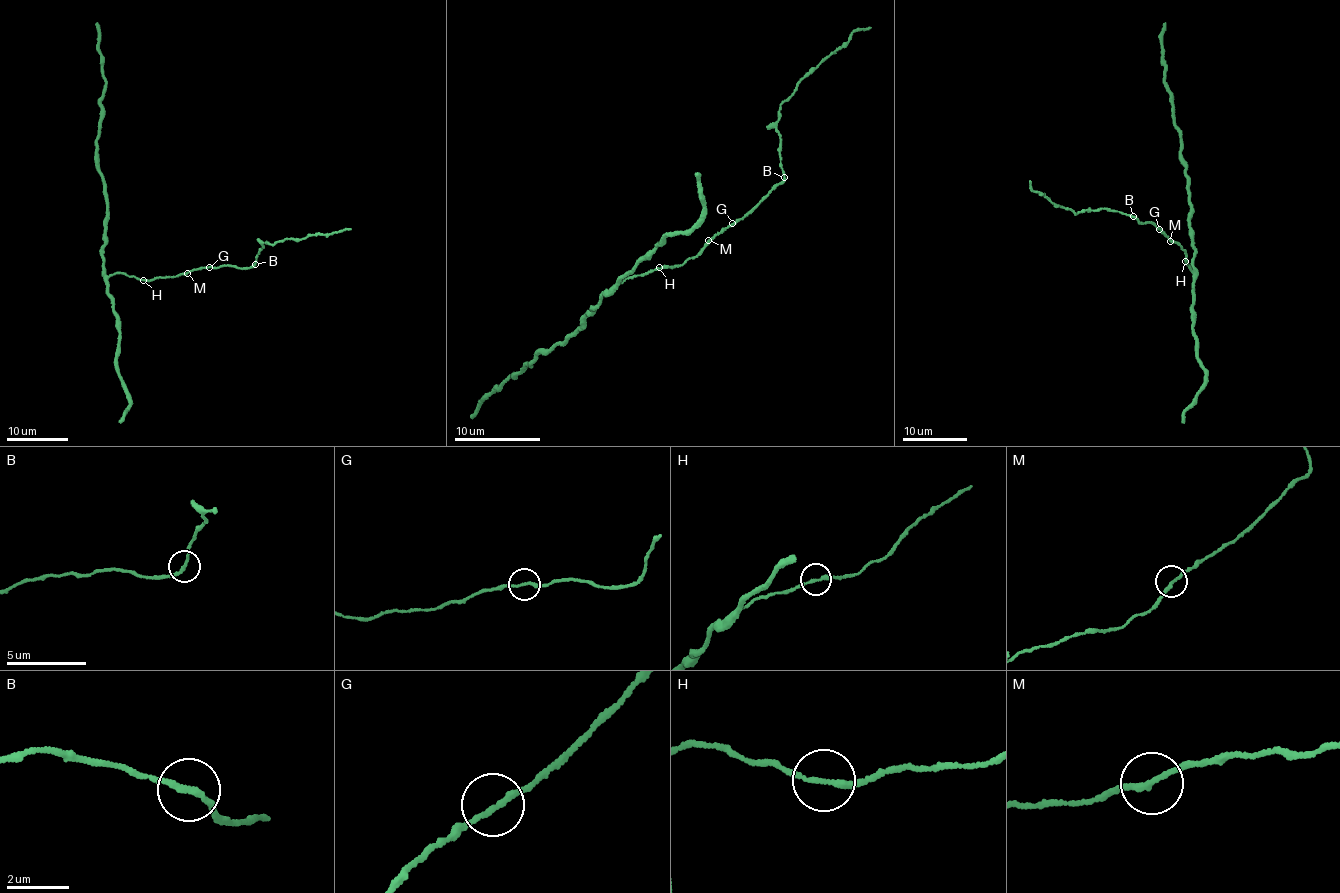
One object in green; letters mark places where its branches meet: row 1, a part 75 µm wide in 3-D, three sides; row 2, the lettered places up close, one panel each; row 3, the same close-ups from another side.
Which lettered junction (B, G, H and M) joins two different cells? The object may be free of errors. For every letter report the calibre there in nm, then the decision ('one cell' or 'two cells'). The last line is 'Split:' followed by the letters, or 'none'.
B: 180 nm thick; one cell
G: 170 nm thick; one cell
H: 180 nm thick; one cell
M: 170 nm thick; one cell
Split: none

